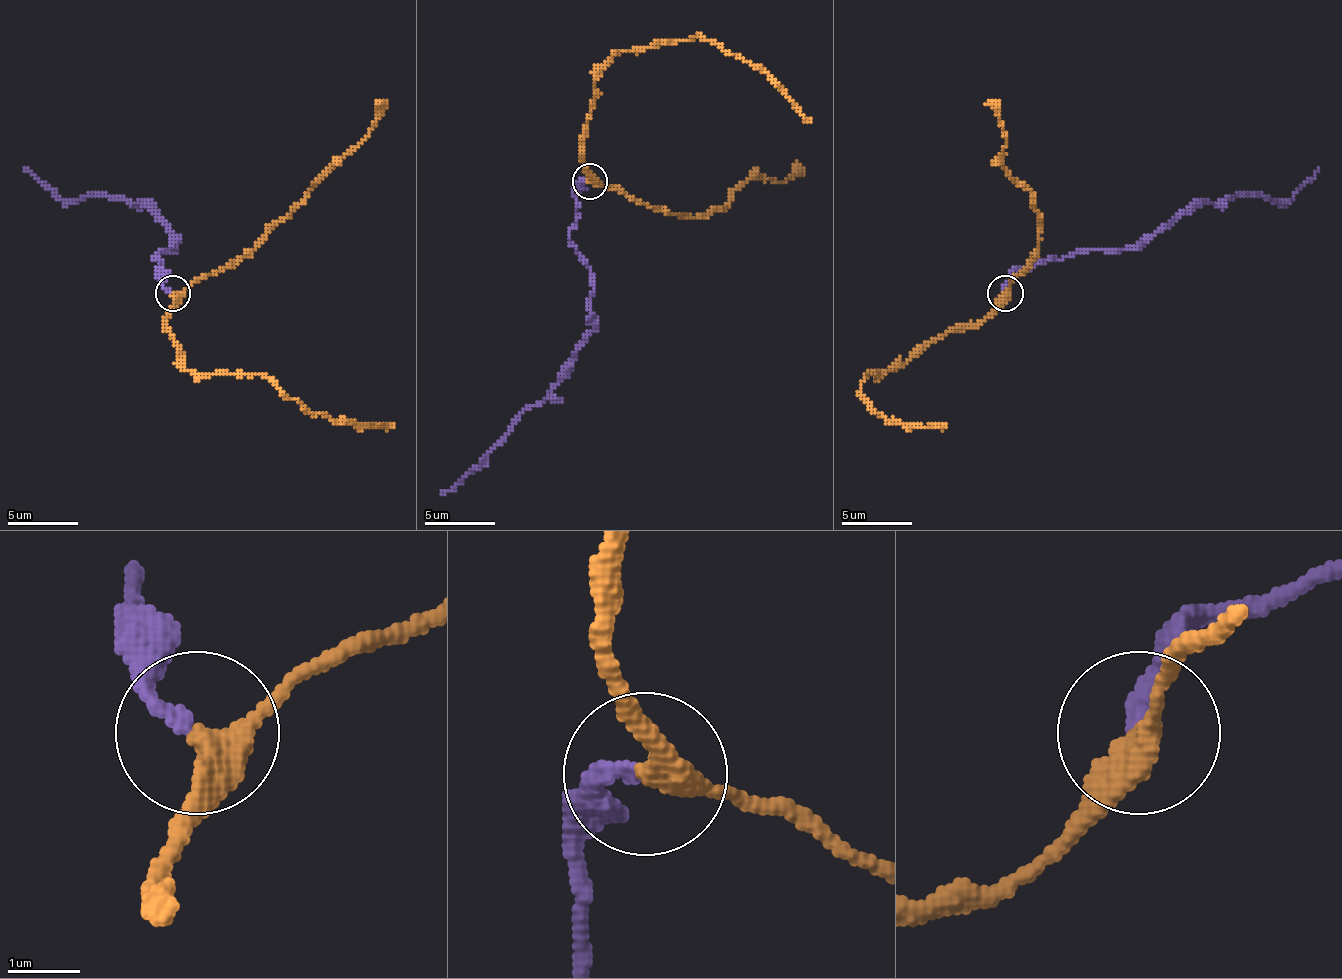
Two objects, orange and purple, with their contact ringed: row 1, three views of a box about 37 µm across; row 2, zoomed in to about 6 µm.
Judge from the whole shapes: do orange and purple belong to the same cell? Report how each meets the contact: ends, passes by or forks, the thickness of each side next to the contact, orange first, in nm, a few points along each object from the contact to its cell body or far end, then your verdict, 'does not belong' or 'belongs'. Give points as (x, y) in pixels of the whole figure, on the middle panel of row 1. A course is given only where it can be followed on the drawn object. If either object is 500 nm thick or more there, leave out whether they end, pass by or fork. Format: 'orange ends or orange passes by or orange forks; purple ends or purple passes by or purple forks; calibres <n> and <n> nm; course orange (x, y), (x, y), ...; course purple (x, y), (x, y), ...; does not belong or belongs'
orange passes by; purple ends; calibres 360 and 240 nm; course orange (590, 182), (583, 125), (594, 83), (622, 51), (693, 36), (715, 40), (750, 61), (811, 122); course purple (587, 182), (576, 196), (569, 232), (590, 271), (594, 328), (558, 384), (523, 413), (477, 466), (441, 494); does not belong

